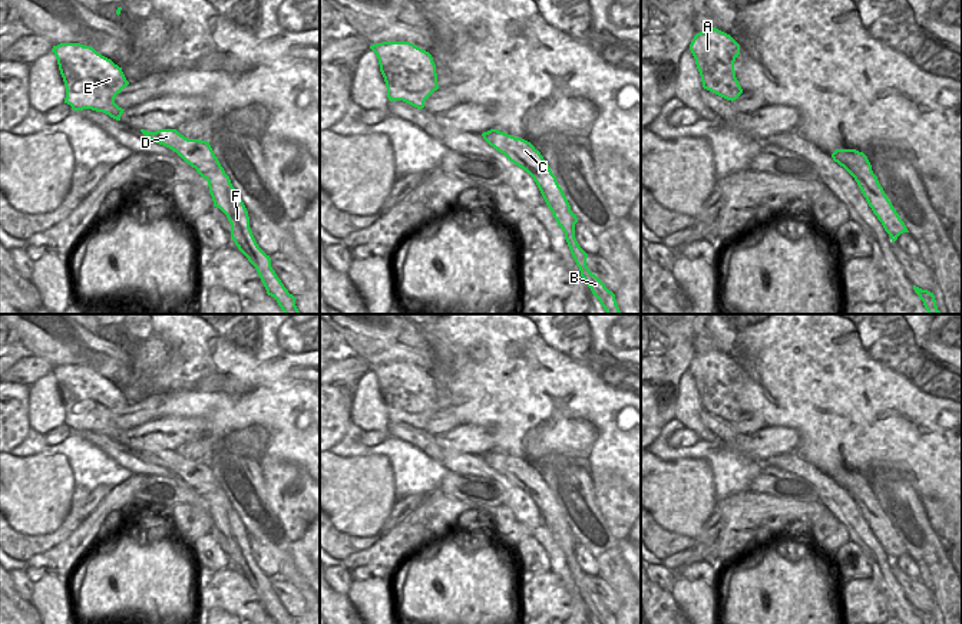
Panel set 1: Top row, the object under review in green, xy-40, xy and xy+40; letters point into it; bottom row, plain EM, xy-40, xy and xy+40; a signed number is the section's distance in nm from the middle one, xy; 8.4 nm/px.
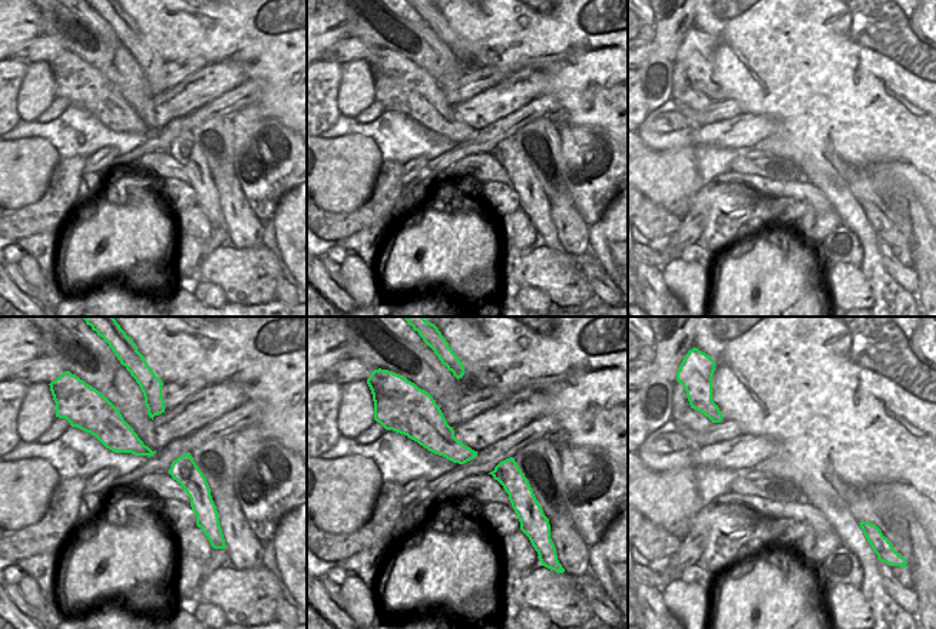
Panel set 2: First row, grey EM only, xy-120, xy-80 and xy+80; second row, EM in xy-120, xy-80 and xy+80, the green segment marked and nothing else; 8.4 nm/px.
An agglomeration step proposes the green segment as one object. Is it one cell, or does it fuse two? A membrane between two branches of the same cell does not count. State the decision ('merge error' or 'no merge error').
merge error

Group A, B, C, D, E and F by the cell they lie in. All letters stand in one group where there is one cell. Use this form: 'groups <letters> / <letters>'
groups A C D E / B F

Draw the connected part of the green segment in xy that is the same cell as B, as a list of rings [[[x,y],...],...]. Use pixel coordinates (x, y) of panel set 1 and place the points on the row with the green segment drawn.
[[[529,174],[533,181],[536,182],[548,208],[551,209],[553,218],[556,219],[558,225],[565,232],[565,240],[571,250],[571,254],[579,267],[581,277],[585,280],[588,287],[591,288],[592,294],[599,300],[601,306],[606,311],[606,314],[621,314],[619,307],[615,300],[615,294],[609,291],[605,284],[589,271],[586,265],[588,254],[579,247],[575,238],[575,224],[578,222],[576,215],[571,211],[571,205],[558,185],[556,192],[543,191],[539,182],[535,179],[532,174]]]

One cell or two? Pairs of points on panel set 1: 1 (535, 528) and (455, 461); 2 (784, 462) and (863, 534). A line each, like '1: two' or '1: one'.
1: one
2: one

